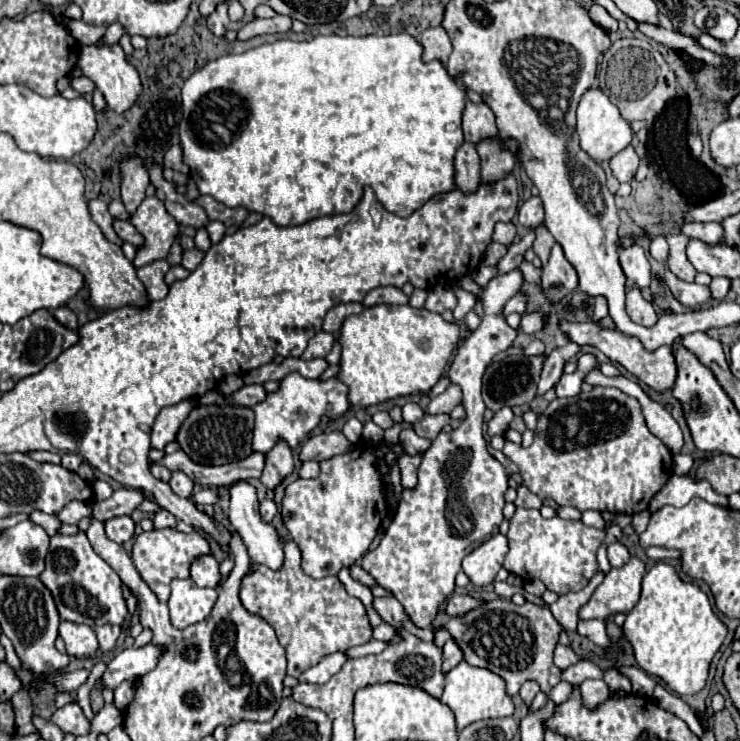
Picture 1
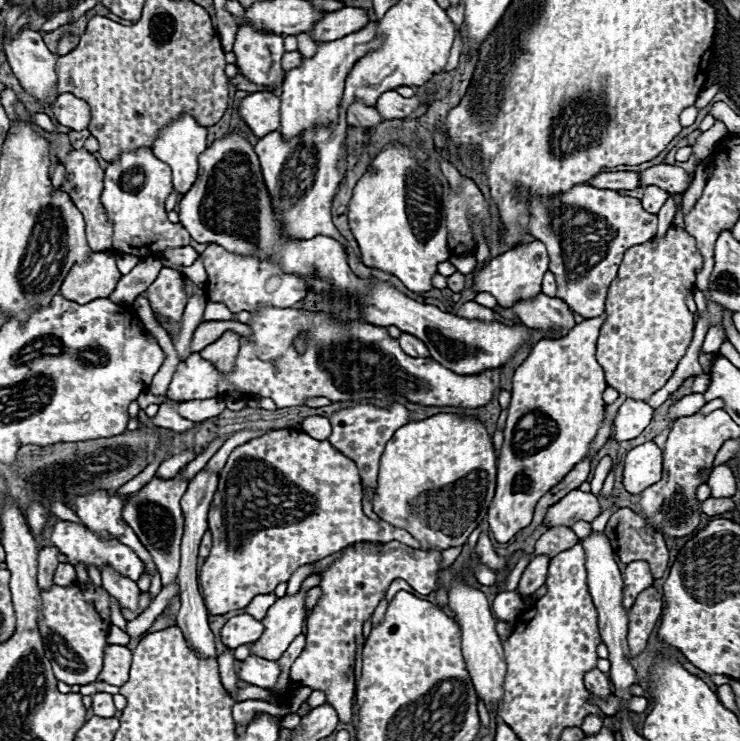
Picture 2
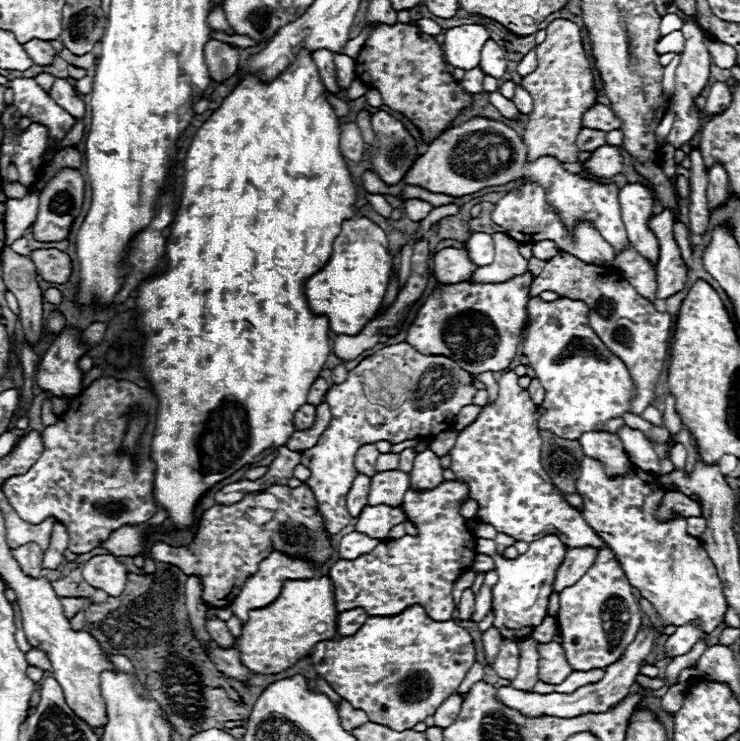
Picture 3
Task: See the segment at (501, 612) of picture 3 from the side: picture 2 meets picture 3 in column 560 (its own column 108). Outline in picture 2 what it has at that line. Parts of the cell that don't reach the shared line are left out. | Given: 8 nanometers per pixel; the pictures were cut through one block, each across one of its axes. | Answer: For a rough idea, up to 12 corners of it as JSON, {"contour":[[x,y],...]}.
{"contour":[[60,520],[52,544],[76,566],[112,564],[140,578],[144,562],[116,540]]}

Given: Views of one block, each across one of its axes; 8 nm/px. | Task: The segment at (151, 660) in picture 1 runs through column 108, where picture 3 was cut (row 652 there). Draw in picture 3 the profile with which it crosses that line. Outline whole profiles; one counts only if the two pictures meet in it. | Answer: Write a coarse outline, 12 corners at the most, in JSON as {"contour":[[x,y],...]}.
{"contour":[[678,626],[664,642],[664,658],[688,654],[704,638],[698,626]]}

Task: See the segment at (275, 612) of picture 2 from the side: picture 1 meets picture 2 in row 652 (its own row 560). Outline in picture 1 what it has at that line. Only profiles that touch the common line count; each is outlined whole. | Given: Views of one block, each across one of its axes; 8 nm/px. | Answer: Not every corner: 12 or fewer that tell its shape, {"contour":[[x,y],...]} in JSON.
{"contour":[[230,486],[232,528],[252,562],[280,568],[280,536],[260,520],[256,488]]}

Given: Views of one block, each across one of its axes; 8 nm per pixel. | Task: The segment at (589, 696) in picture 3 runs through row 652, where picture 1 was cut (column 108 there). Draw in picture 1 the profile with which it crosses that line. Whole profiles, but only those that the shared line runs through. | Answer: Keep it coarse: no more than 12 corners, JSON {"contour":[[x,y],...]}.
{"contour":[[112,624],[96,628],[100,650],[112,650],[120,628]]}

